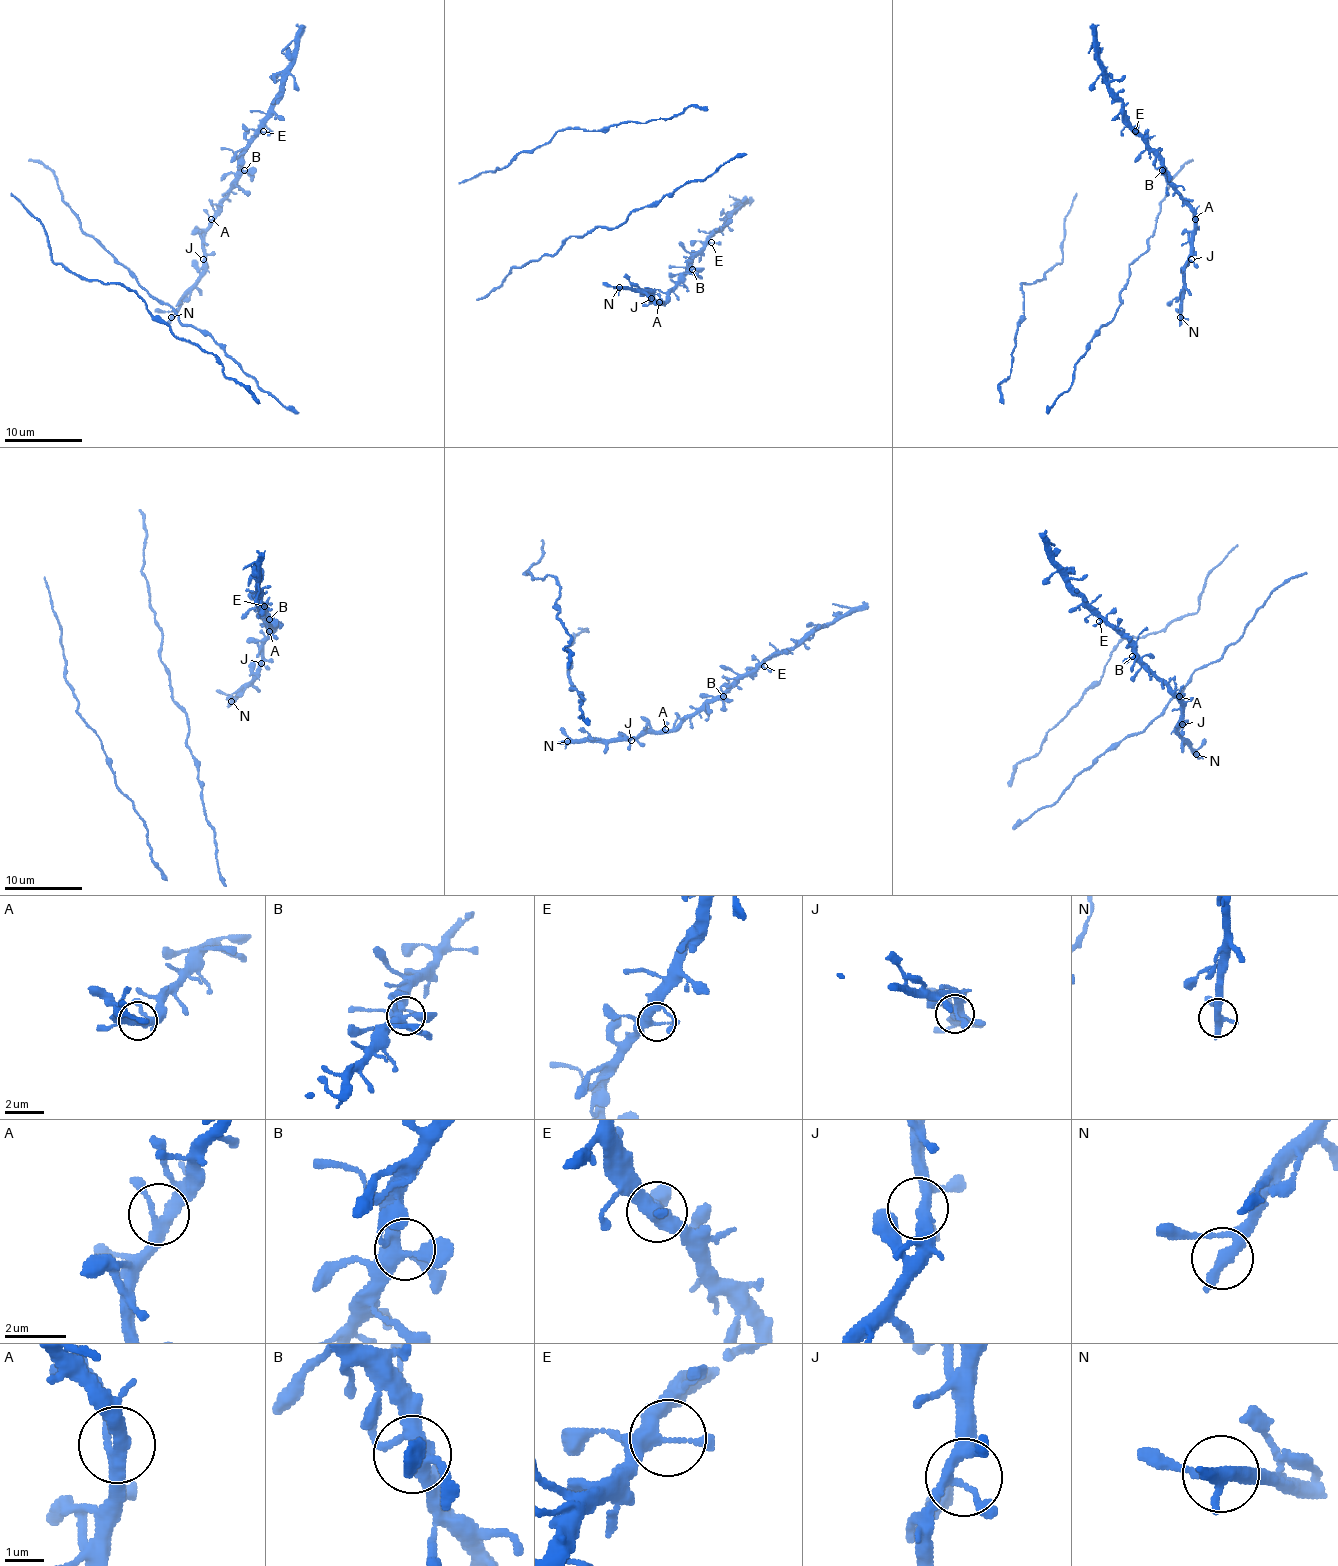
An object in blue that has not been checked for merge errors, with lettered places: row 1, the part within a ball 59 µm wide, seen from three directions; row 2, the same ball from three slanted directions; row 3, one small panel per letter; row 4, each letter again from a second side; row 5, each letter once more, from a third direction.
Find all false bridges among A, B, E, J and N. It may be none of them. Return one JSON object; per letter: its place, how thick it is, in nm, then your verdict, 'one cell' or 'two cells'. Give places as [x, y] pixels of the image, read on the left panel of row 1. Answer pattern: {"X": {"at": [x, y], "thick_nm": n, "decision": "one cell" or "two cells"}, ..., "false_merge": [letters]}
{"A": {"at": [211, 219], "thick_nm": 320, "decision": "one cell"}, "B": {"at": [244, 170], "thick_nm": 400, "decision": "one cell"}, "E": {"at": [263, 131], "thick_nm": 320, "decision": "one cell"}, "J": {"at": [203, 259], "thick_nm": 200, "decision": "one cell"}, "N": {"at": [171, 317], "thick_nm": 380, "decision": "one cell"}, "false_merge": []}

